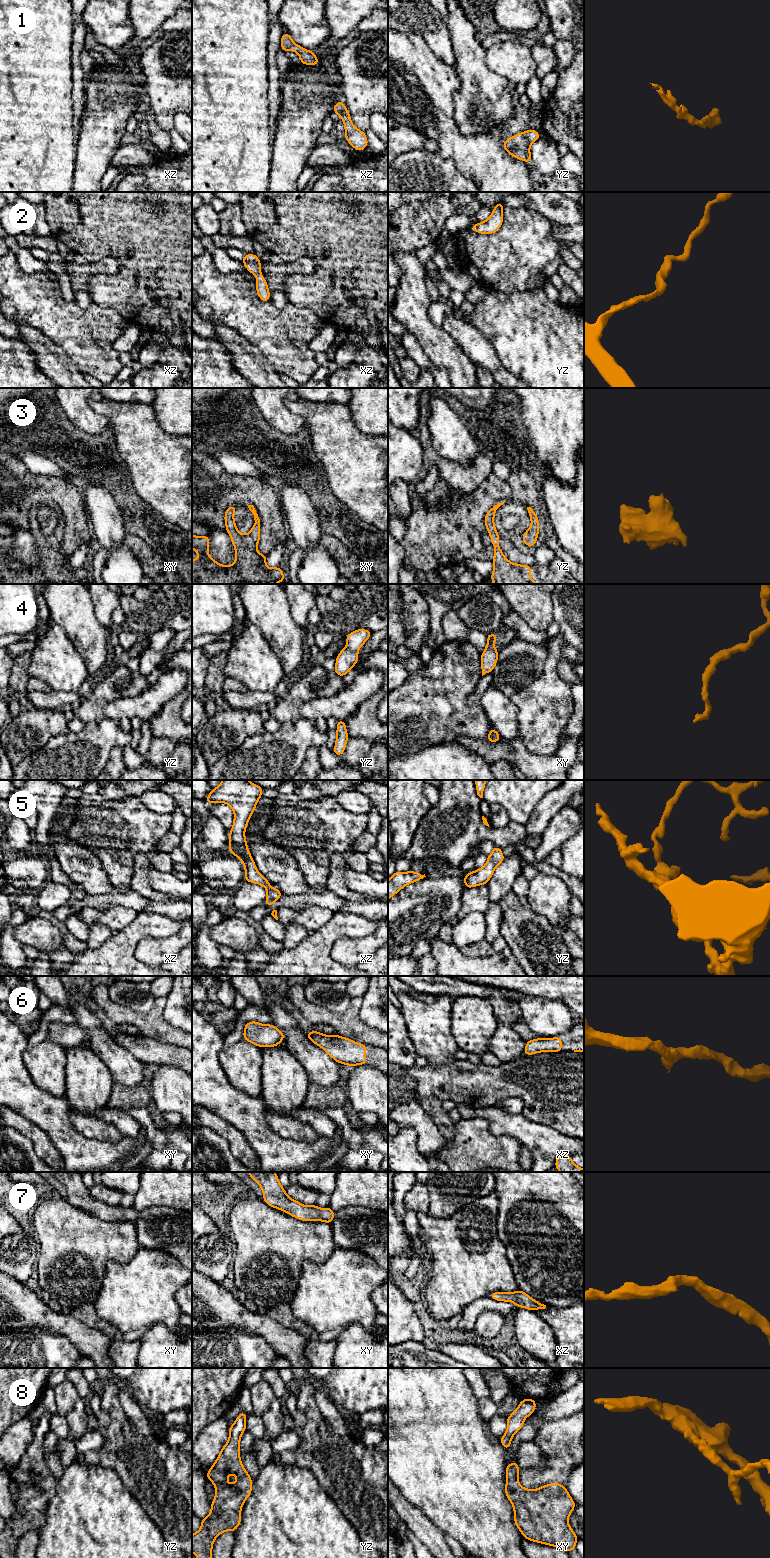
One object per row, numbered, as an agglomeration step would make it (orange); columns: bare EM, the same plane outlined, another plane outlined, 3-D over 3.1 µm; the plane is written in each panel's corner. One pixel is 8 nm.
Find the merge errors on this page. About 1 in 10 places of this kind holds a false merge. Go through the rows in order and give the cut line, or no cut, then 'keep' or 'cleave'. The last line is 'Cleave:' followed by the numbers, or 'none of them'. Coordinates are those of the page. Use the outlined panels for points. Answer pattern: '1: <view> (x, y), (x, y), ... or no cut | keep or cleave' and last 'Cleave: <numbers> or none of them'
1: no cut | keep
2: no cut | keep
3: no cut | keep
4: no cut | keep
5: no cut | keep
6: no cut | keep
7: no cut | keep
8: no cut | keep
Cleave: none of them

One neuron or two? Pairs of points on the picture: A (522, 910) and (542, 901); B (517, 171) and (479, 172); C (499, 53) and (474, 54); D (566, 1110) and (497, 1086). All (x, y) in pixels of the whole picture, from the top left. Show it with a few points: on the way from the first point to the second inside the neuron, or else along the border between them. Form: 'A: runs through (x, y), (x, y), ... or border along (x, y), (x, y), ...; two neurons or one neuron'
A: border along (525, 897), (529, 907), (548, 921); two neurons
B: runs through (508, 172), (488, 172); one neuron
C: border along (485, 50), (485, 63), (498, 74); two neurons
D: runs through (549, 1093), (542, 1086), (514, 1086); one neuron

